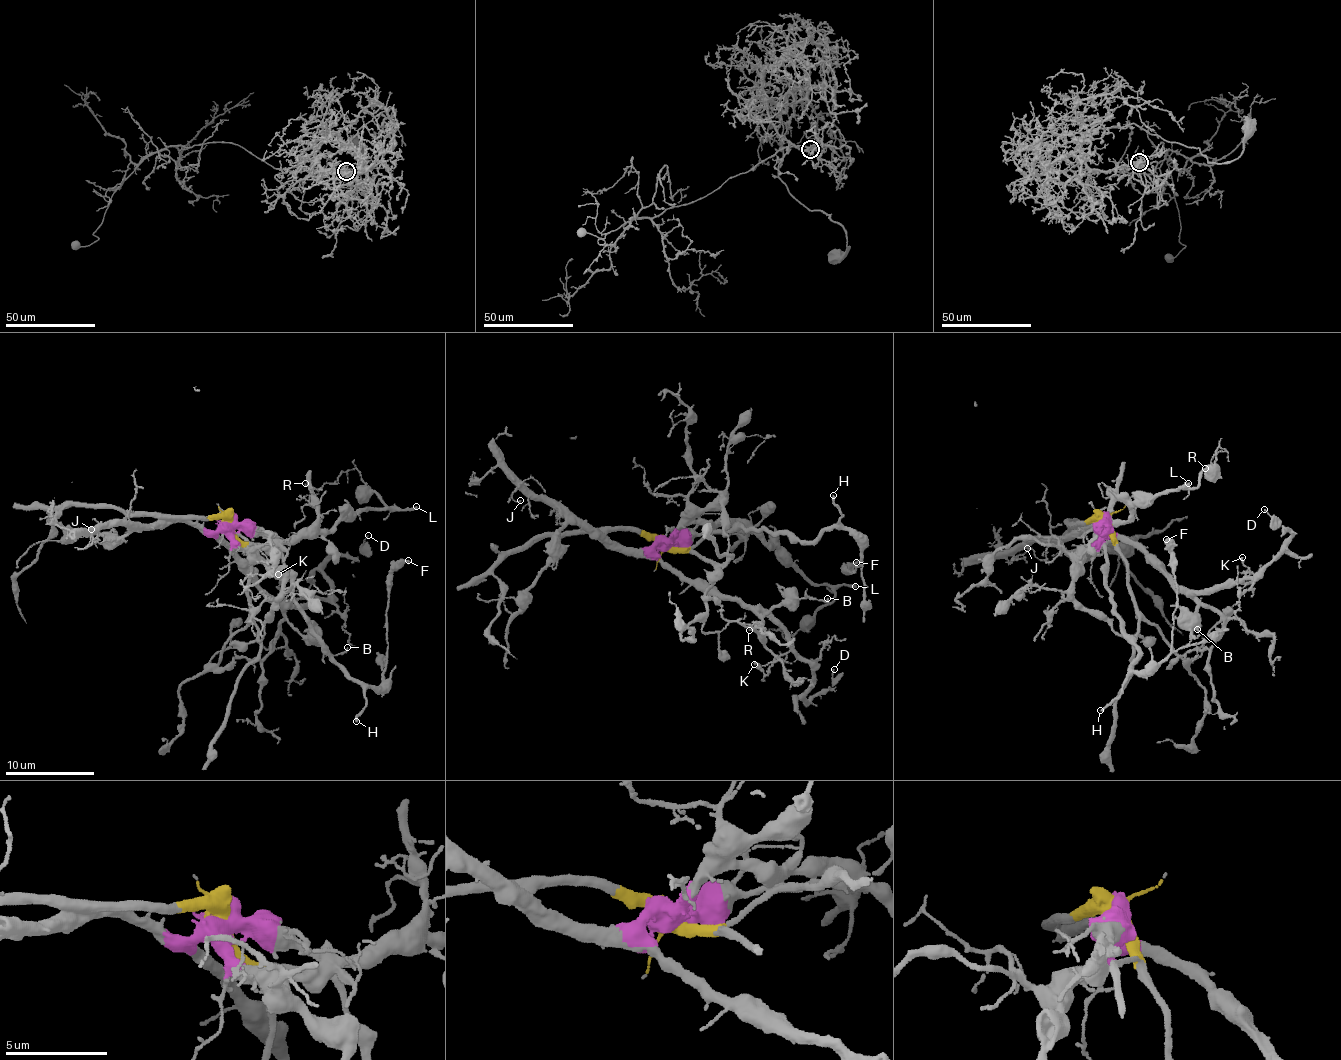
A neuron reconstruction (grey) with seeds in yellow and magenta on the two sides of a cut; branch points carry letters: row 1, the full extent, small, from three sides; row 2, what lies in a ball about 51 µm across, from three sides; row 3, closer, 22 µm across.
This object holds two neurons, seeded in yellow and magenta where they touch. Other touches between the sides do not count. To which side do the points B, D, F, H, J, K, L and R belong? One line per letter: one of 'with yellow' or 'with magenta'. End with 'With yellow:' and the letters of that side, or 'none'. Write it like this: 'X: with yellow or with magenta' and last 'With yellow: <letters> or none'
B: with magenta
D: with magenta
F: with yellow
H: with yellow
J: with magenta
K: with magenta
L: with magenta
R: with magenta
With yellow: F, H

